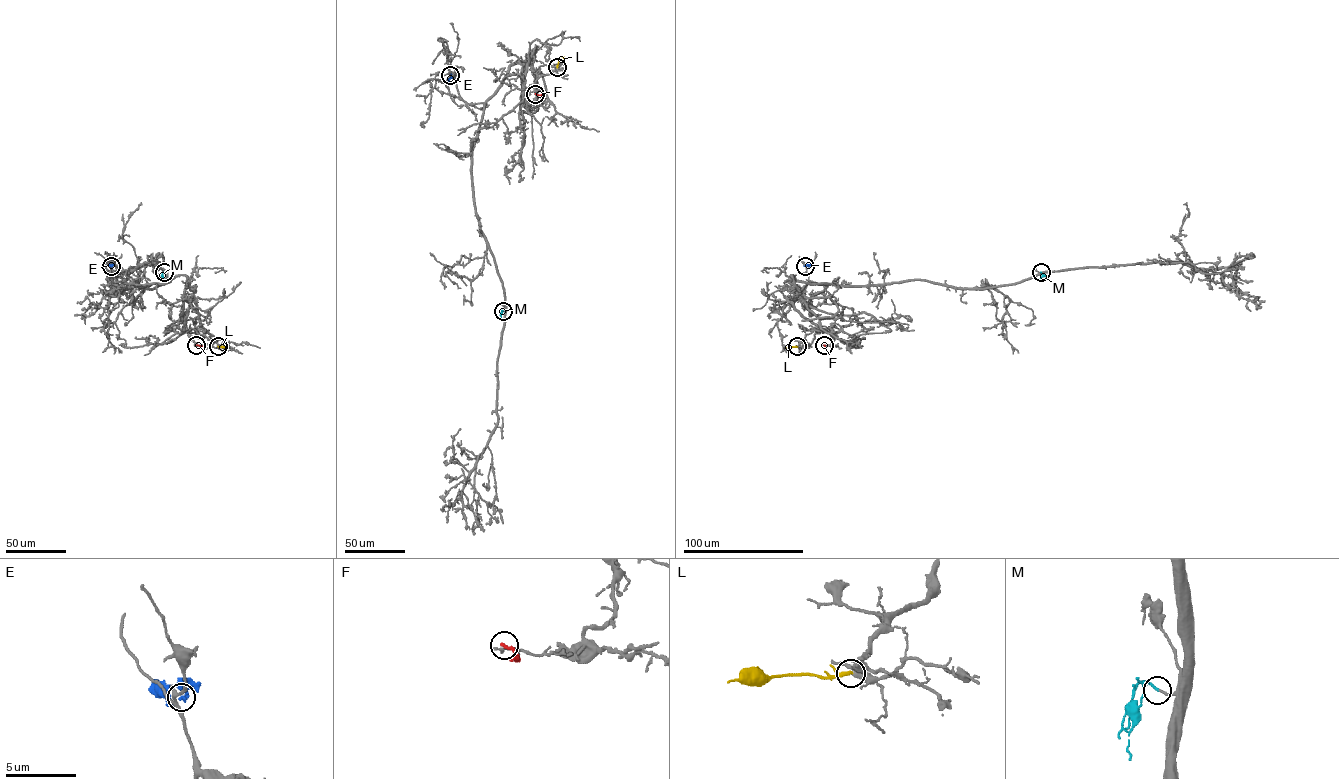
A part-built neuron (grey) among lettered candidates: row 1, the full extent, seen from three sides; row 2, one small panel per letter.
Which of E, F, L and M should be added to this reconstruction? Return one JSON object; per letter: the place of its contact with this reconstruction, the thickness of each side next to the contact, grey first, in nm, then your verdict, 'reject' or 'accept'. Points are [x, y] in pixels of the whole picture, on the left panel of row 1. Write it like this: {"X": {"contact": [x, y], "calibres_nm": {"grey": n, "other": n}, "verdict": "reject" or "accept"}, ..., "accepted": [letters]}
{"E": {"contact": [111, 266], "calibres_nm": {"grey": 240, "other": 320}, "verdict": "reject"}, "F": {"contact": [196, 345], "calibres_nm": {"grey": 260, "other": 240}, "verdict": "reject"}, "L": {"contact": [218, 346], "calibres_nm": {"grey": 400, "other": 200}, "verdict": "reject"}, "M": {"contact": [164, 272], "calibres_nm": {"grey": 130, "other": 170}, "verdict": "accept"}, "accepted": ["M"]}

